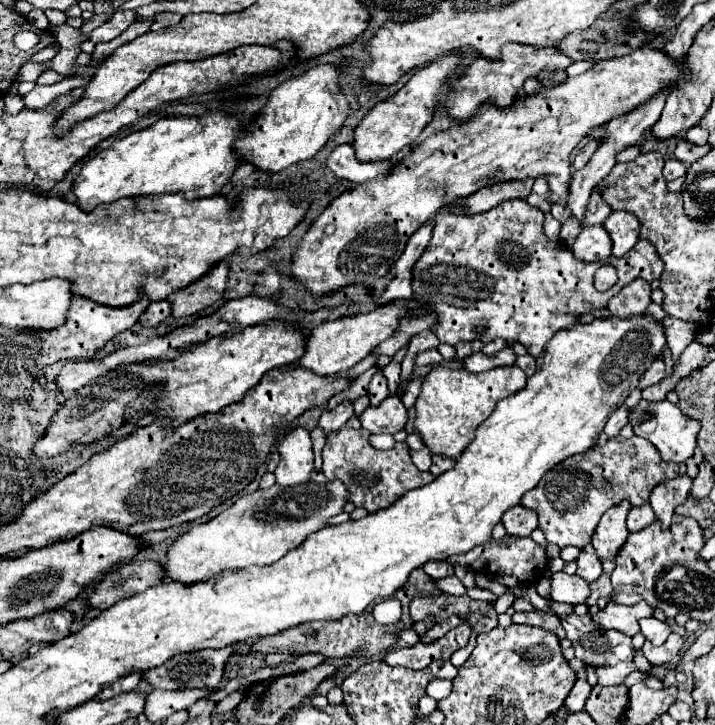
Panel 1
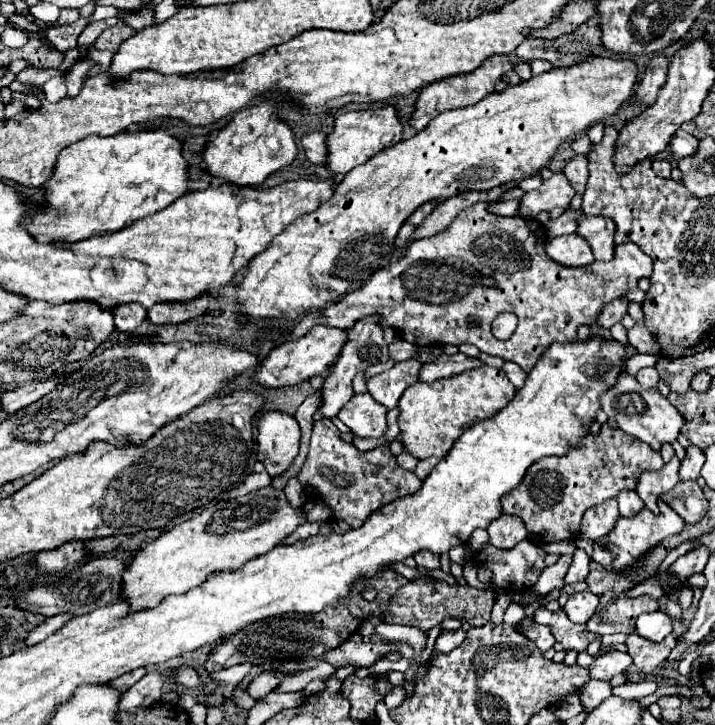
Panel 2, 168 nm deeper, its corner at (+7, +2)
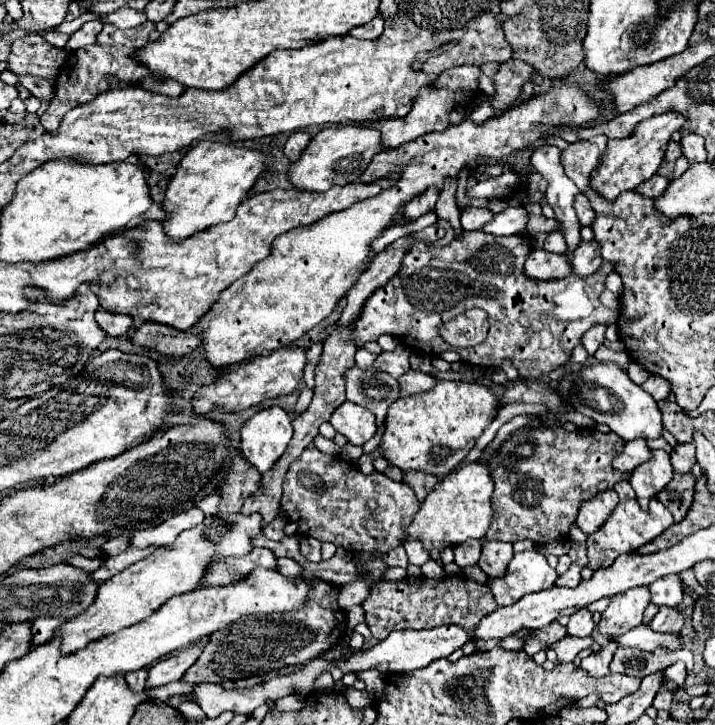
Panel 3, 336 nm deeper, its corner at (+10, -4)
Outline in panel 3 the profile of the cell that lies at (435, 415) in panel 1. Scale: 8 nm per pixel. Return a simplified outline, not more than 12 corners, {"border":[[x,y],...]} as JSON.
{"border":[[438,381],[390,405],[380,447],[442,479],[496,417],[486,385]]}

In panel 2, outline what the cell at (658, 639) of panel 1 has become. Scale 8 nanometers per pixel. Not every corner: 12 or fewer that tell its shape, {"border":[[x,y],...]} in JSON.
{"border":[[663,611],[637,619],[635,633],[661,641],[673,631],[673,619]]}

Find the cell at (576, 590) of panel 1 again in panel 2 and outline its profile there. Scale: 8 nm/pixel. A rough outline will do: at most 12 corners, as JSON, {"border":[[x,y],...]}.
{"border":[[575,593],[563,611],[573,623],[587,623],[599,597]]}

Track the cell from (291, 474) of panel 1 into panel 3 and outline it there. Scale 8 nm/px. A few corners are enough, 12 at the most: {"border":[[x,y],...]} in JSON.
{"border":[[280,407],[242,427],[242,455],[260,473],[272,469],[292,439]]}

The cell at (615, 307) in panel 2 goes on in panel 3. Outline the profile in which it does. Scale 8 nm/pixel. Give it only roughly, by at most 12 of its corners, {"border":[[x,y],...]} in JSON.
{"border":[[594,325],[582,337],[582,345],[590,355],[604,341],[606,325]]}

